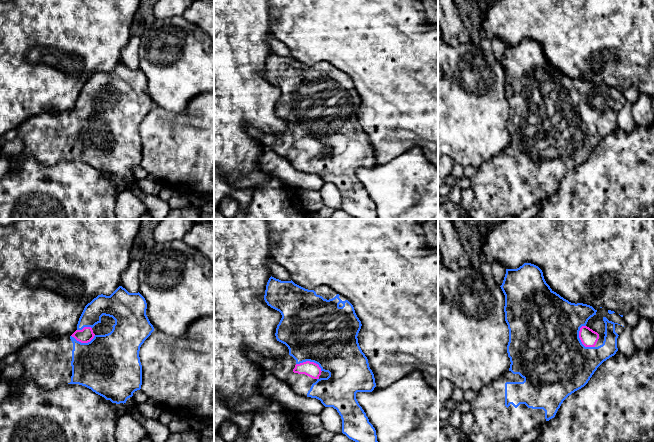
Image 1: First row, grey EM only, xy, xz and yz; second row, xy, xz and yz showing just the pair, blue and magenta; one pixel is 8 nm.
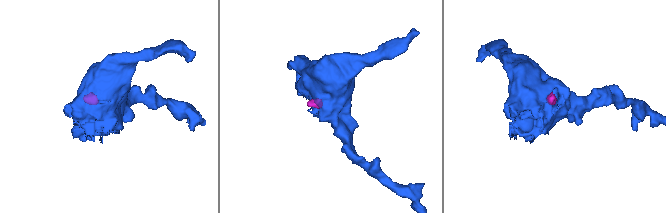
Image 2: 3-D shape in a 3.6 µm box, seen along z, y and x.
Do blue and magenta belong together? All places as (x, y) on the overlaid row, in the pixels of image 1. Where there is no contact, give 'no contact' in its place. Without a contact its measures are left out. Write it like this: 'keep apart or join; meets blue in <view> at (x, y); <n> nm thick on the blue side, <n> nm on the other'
join; meets blue in yz at (580, 340); 500 nm thick on the blue side, 140 nm on the other

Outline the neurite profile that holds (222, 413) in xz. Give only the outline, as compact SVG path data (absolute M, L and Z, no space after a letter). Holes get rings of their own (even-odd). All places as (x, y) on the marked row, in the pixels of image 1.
M214 397L214 435L218 433L219 427L225 421L232 421L239 429L239 435L245 435L253 420L253 412L236 413L230 410L224 399Z

